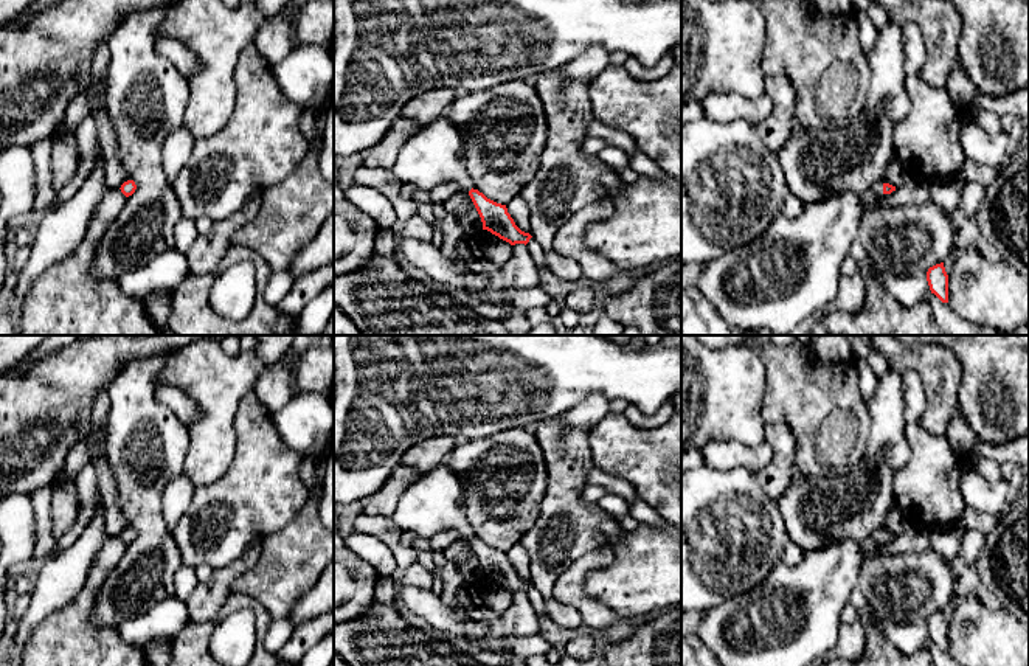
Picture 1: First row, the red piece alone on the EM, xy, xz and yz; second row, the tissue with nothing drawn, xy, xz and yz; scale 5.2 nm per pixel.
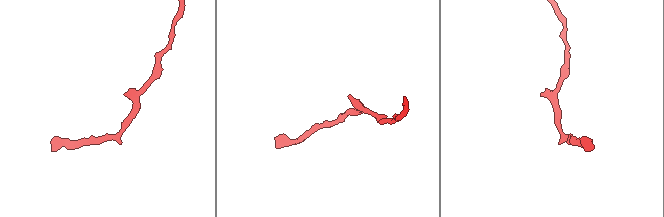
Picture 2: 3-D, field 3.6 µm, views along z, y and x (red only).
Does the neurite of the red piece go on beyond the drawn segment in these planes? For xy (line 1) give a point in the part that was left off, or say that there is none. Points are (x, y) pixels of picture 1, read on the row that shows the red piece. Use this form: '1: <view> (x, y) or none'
1: none

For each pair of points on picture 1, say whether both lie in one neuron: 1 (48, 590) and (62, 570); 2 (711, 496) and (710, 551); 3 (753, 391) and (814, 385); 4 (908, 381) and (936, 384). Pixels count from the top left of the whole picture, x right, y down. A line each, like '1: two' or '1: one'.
1: one
2: one
3: two
4: two

